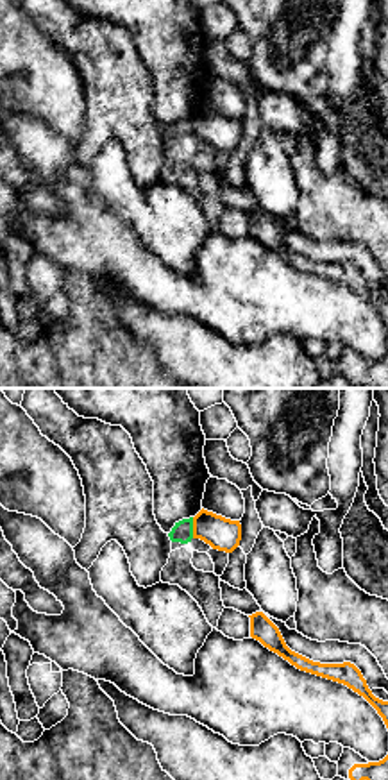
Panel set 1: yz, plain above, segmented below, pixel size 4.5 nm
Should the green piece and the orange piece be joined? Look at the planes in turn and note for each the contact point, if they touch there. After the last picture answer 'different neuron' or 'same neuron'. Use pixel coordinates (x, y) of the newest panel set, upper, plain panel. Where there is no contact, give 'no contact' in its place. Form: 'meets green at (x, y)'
meets green at (192, 127)

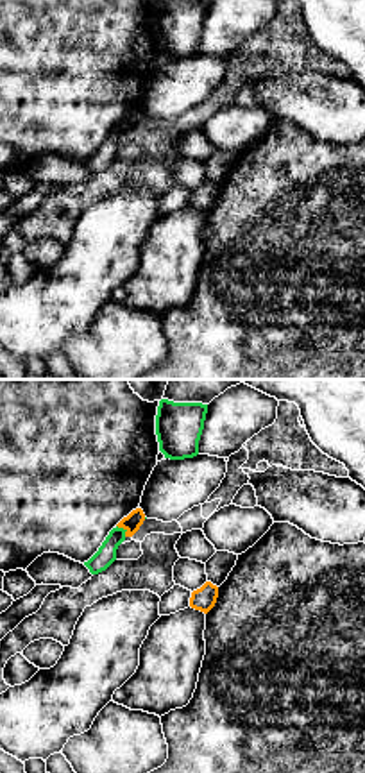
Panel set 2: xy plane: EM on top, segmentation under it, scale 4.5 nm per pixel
meets green at (124, 129)

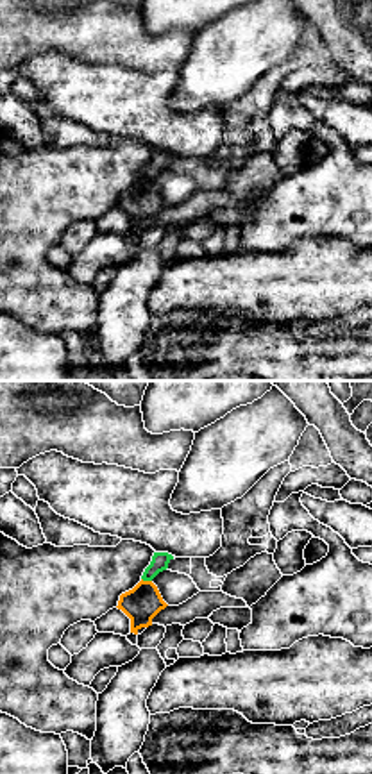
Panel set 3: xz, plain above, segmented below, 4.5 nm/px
meets green at (147, 179)

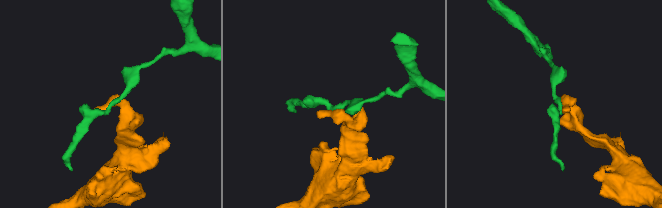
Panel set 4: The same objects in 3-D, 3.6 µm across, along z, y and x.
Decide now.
different neuron

